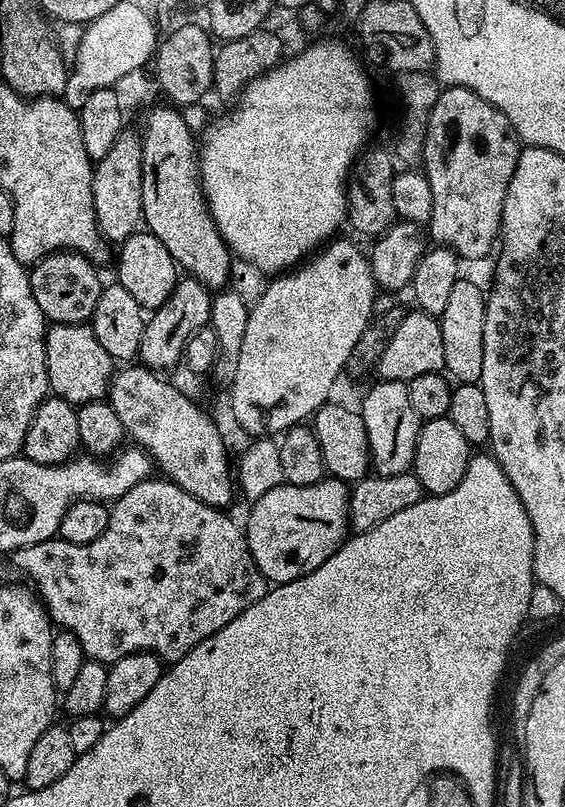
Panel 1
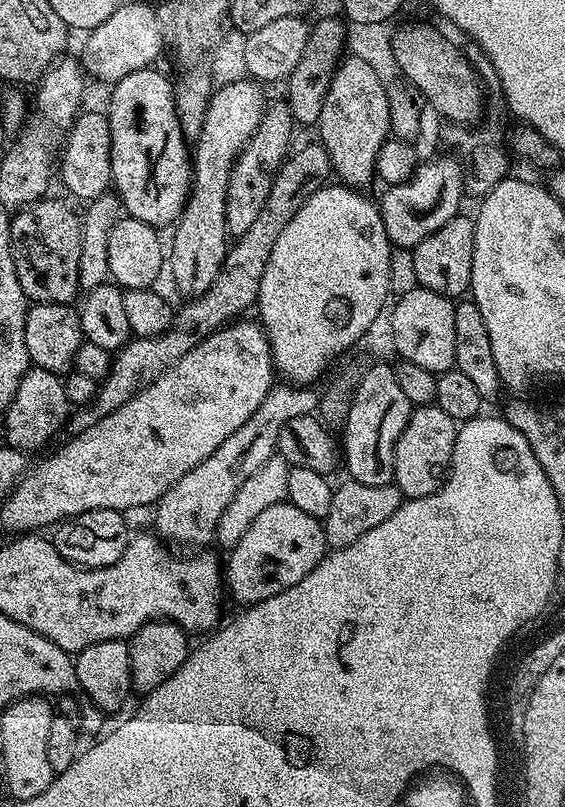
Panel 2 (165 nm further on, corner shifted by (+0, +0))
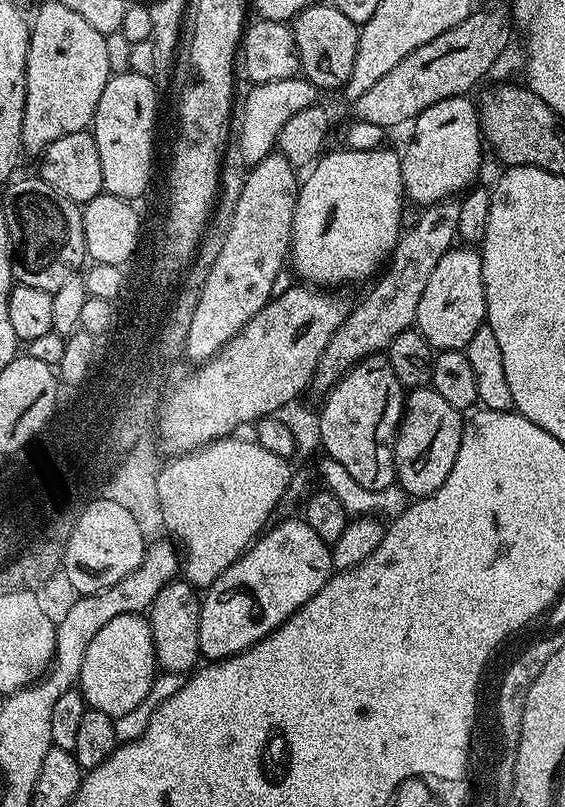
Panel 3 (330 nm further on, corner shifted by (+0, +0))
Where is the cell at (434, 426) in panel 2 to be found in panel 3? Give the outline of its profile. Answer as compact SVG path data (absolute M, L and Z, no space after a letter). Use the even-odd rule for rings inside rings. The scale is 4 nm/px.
M430 386L411 389L404 397L404 415L400 417L400 427L396 429L396 478L399 487L409 497L429 496L442 482L458 458L462 434L466 423L461 409L450 406L442 394Z

